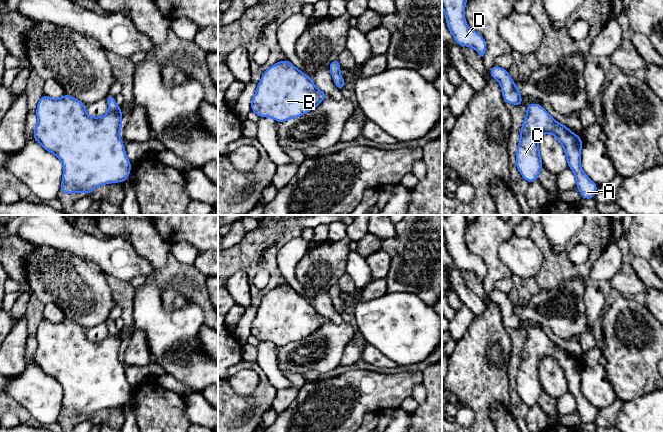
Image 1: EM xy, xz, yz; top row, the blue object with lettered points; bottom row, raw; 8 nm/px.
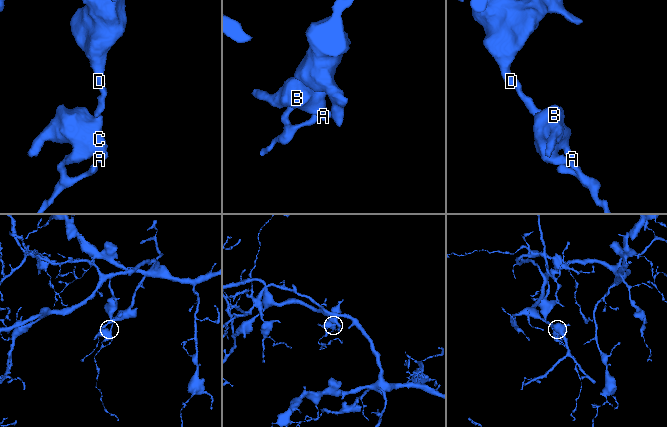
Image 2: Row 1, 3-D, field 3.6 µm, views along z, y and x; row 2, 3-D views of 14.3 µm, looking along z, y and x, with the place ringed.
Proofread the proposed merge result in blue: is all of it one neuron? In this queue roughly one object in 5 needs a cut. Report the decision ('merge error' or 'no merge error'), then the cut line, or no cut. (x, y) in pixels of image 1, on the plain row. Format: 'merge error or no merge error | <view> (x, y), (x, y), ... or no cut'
no merge error | no cut

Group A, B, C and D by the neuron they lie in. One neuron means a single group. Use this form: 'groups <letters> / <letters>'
groups A B C D

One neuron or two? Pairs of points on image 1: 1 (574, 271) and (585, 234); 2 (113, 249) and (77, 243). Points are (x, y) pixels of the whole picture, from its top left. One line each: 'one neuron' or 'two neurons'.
1: one neuron
2: one neuron

